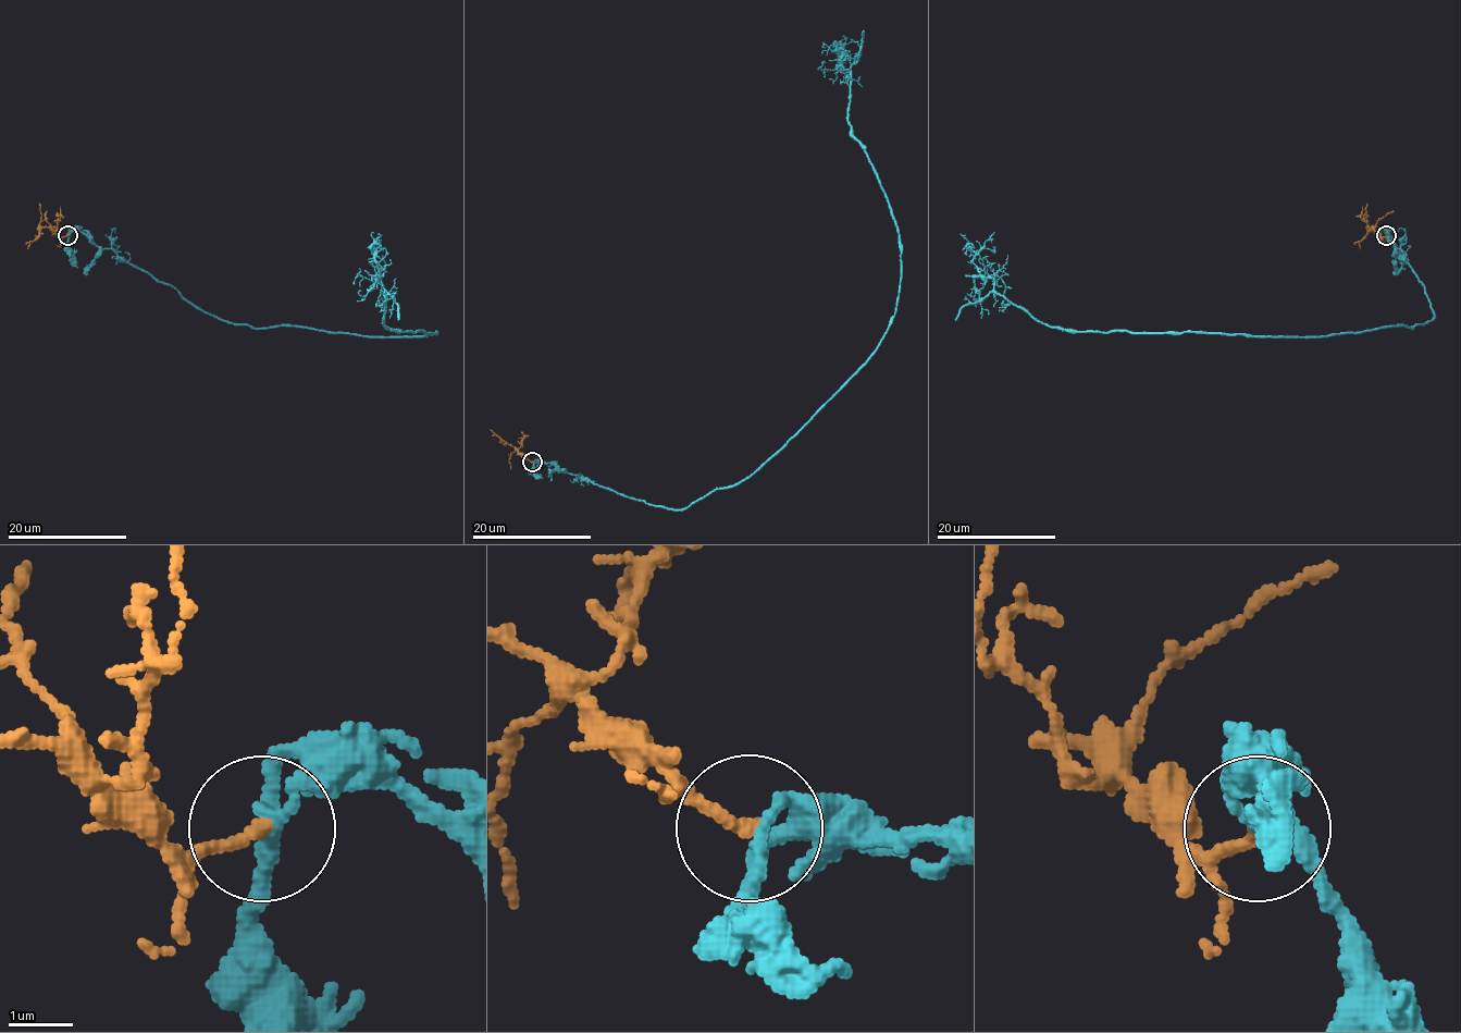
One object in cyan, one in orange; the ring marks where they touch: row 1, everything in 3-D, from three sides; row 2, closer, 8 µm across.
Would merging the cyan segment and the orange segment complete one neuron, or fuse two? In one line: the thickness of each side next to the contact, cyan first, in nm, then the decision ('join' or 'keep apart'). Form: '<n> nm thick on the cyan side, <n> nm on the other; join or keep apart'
240 nm thick on the cyan side, 200 nm on the other; keep apart

